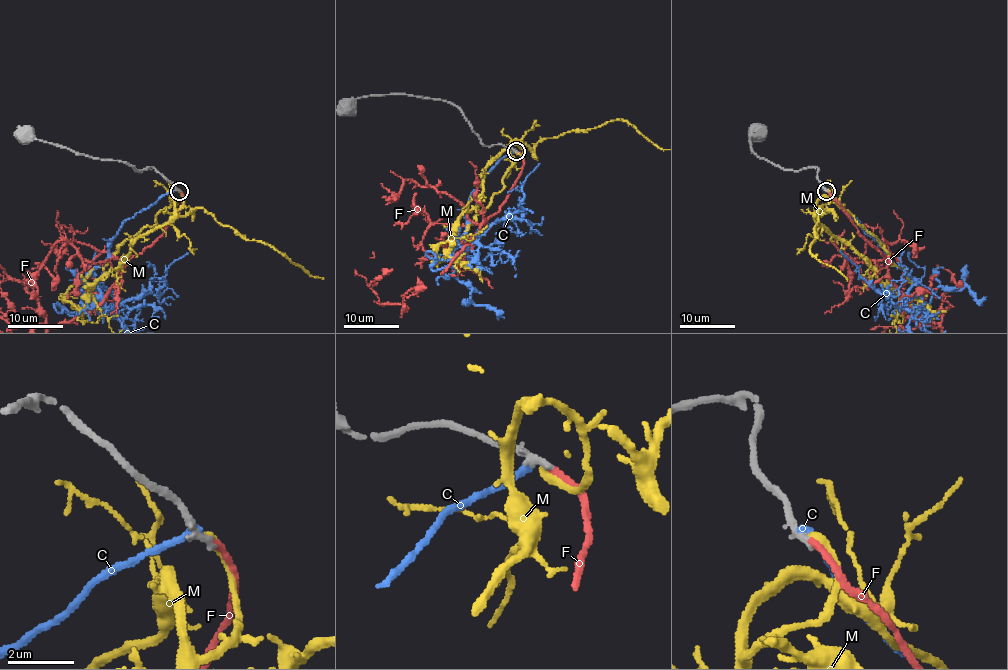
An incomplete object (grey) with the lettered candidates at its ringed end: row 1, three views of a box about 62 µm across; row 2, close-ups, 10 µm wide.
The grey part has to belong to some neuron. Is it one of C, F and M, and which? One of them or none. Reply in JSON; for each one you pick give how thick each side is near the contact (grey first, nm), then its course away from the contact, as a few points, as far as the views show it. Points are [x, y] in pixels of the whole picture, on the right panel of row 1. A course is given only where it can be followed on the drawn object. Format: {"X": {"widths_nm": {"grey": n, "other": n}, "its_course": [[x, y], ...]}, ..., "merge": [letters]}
{"F": {"widths_nm": {"grey": 240, "other": 200}}, "merge": ["F"]}

